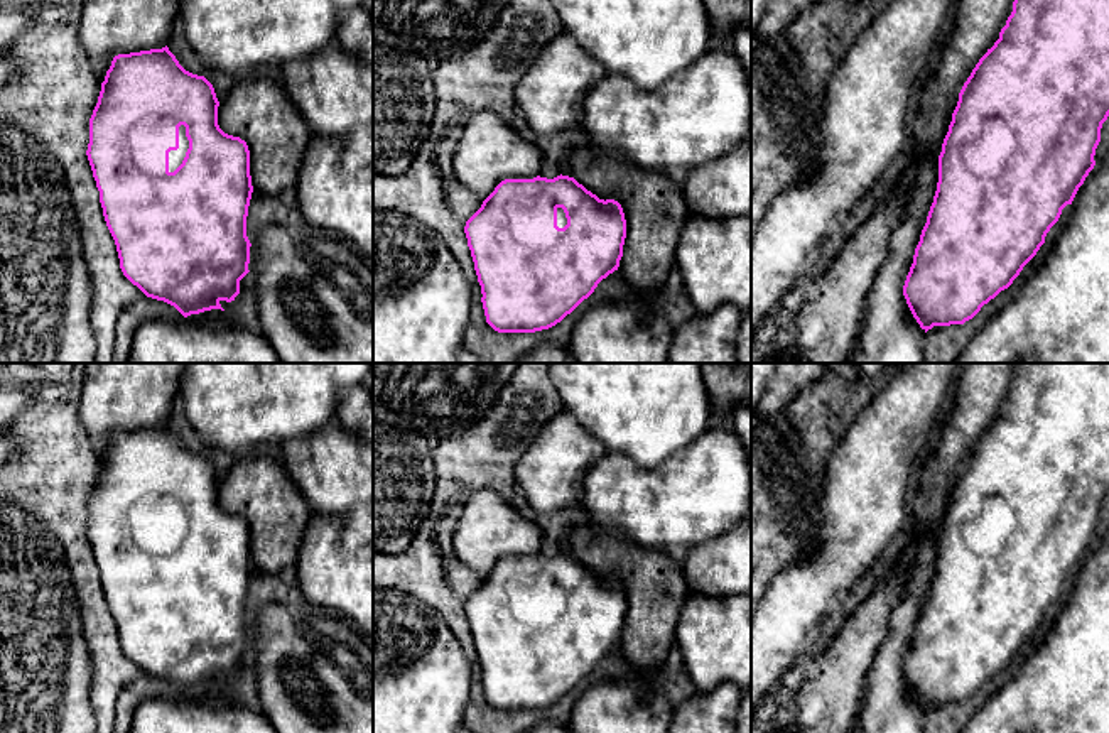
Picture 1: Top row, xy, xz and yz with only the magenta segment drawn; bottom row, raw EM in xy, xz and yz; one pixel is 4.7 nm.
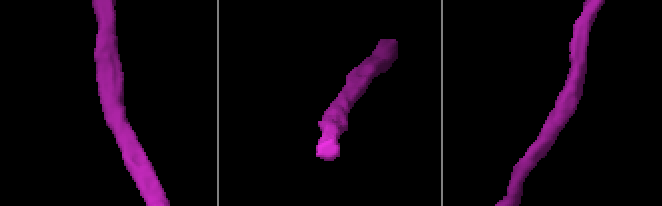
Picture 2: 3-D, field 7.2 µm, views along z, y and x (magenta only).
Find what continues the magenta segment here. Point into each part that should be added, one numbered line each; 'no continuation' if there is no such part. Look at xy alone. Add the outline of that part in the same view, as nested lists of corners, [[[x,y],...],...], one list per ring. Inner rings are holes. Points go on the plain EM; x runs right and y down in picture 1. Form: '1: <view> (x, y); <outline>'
1: xy (176, 536); [[[179,505],[179,527],[169,530],[169,551],[174,551],[184,539],[189,527],[189,519],[186,515],[186,505]]]

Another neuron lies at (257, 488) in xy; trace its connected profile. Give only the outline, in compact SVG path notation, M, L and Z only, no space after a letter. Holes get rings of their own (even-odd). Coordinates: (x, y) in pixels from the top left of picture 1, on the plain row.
M258 453L236 458L218 485L218 503L225 512L246 520L253 567L267 574L290 578L312 512L285 466Z

